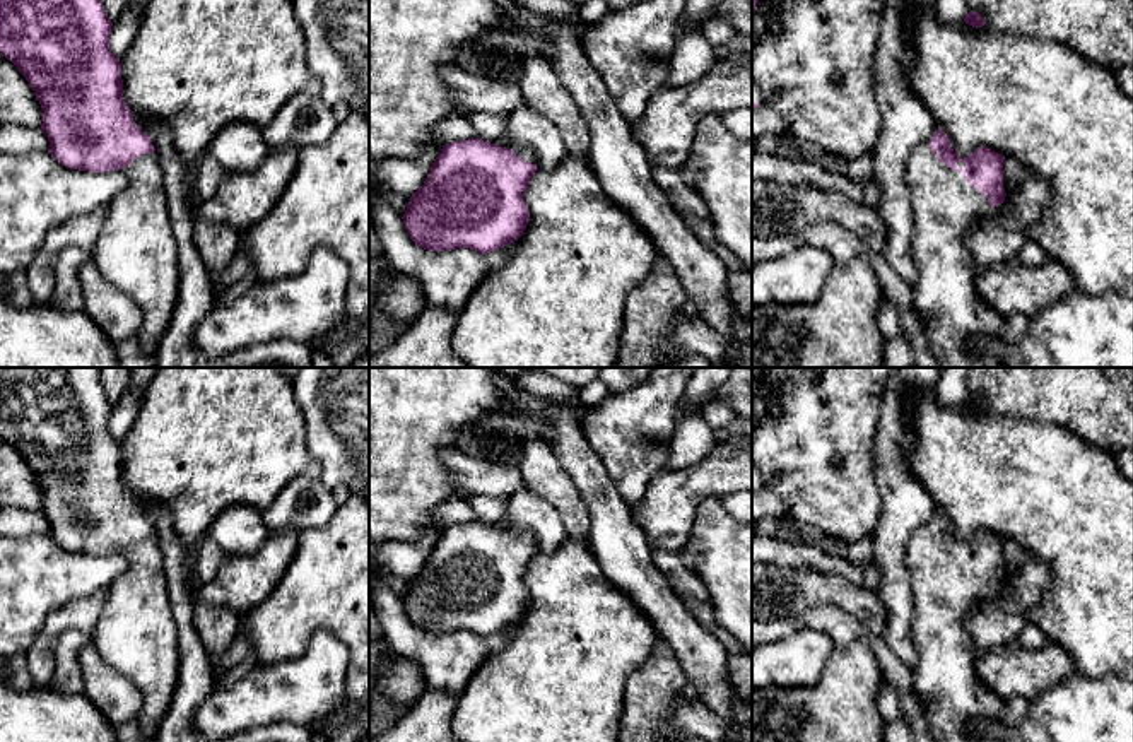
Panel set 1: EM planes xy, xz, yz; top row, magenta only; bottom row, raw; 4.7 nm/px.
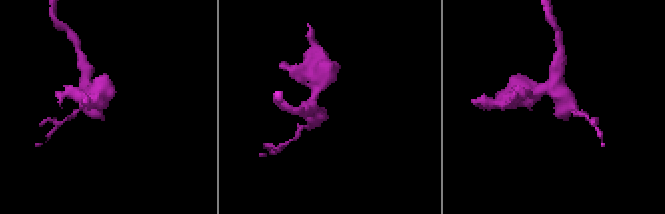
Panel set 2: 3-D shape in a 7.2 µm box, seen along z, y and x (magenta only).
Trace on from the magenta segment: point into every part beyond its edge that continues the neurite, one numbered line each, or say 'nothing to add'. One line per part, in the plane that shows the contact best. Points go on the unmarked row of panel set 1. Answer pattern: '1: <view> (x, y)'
1: yz (944, 587)

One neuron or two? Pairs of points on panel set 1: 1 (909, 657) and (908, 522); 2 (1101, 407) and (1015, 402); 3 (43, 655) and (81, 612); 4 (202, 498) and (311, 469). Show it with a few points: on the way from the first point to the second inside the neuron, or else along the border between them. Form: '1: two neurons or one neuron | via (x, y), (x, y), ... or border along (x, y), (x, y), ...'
1: one neuron | via (899, 623), (896, 556)
2: one neuron | via (1080, 402), (1036, 402)
3: one neuron | via (45, 643), (69, 618)
4: one neuron | via (229, 471), (233, 467), (284, 467)

